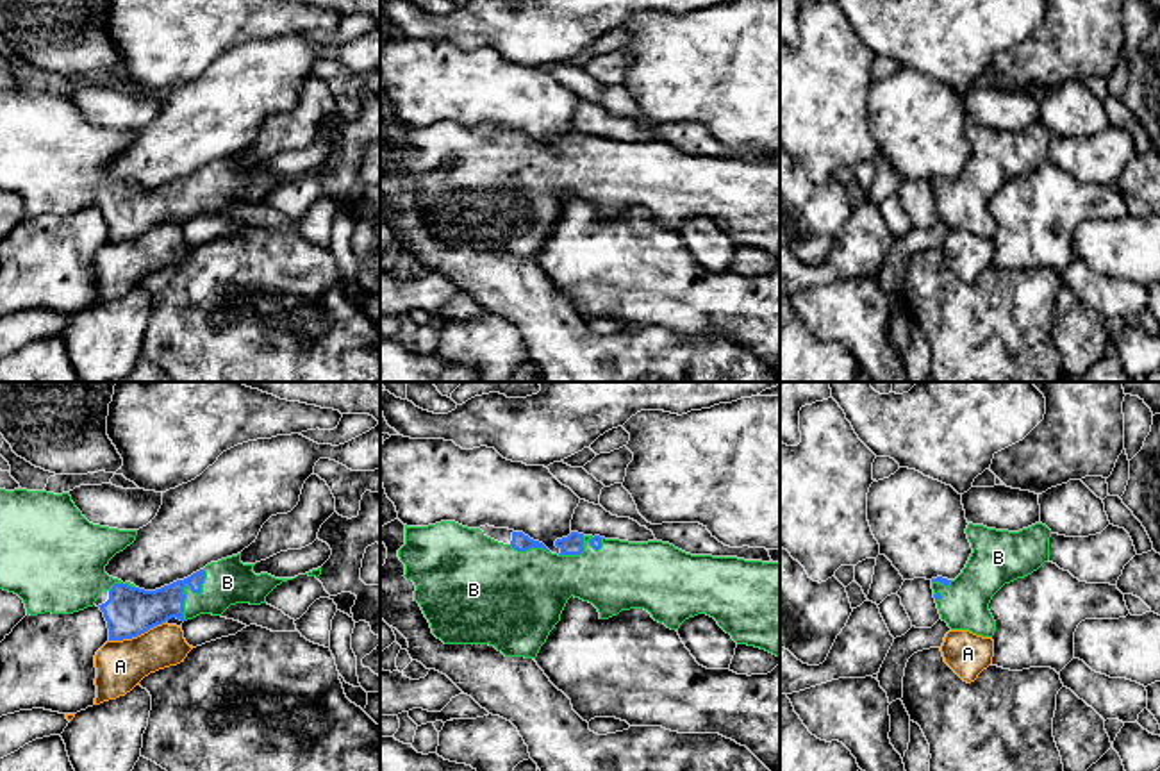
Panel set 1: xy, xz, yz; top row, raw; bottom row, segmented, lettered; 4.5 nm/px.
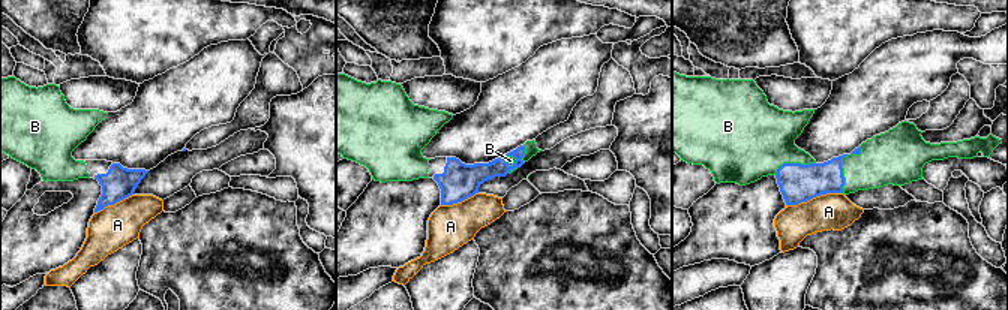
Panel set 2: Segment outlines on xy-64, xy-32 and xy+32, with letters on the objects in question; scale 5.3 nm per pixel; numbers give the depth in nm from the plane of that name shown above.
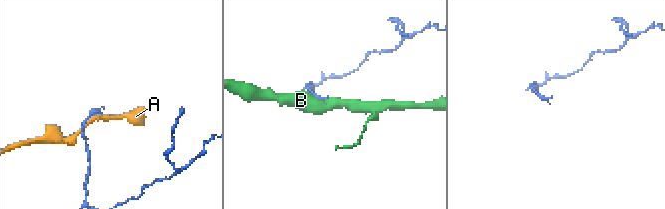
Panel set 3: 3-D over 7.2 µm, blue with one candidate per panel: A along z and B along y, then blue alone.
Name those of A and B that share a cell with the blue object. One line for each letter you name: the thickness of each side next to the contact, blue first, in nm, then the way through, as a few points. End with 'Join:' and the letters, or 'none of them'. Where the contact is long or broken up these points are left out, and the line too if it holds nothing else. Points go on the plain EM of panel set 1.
B: 200 nm thick on the blue side, 200 nm on the other
Join: B

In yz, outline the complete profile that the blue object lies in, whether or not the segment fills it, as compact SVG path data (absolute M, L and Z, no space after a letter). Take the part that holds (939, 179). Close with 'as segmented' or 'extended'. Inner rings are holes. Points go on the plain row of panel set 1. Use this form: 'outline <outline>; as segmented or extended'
outline M969 123L965 128L973 153L955 180L932 178L940 220L951 230L969 230L992 237L996 221L989 211L992 196L1017 178L1024 178L1049 161L1051 130L1035 123L1019 132Z; extended

